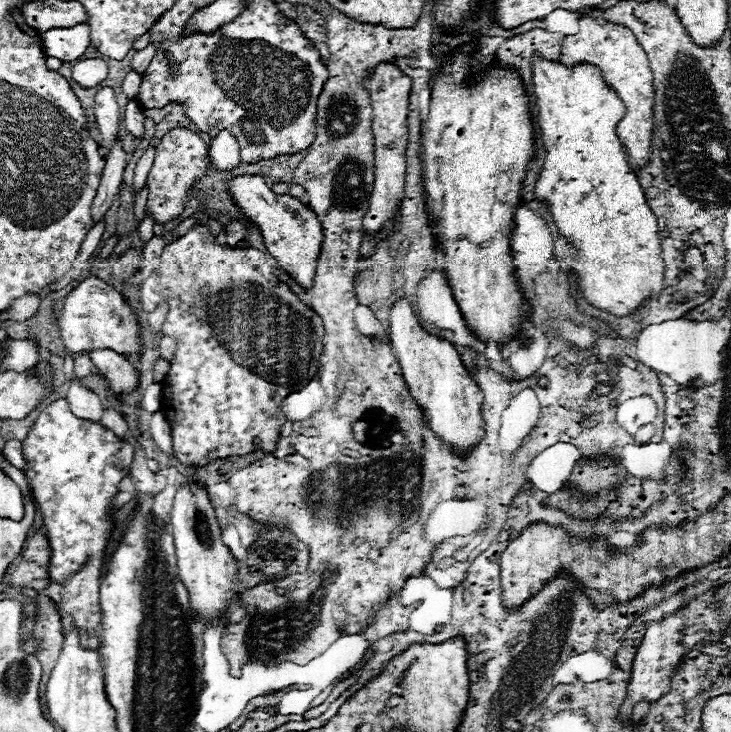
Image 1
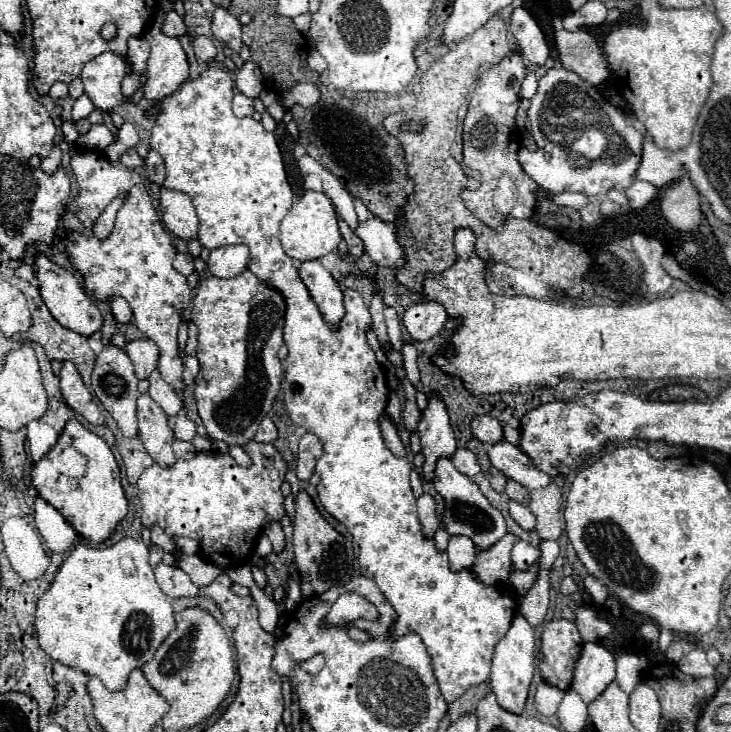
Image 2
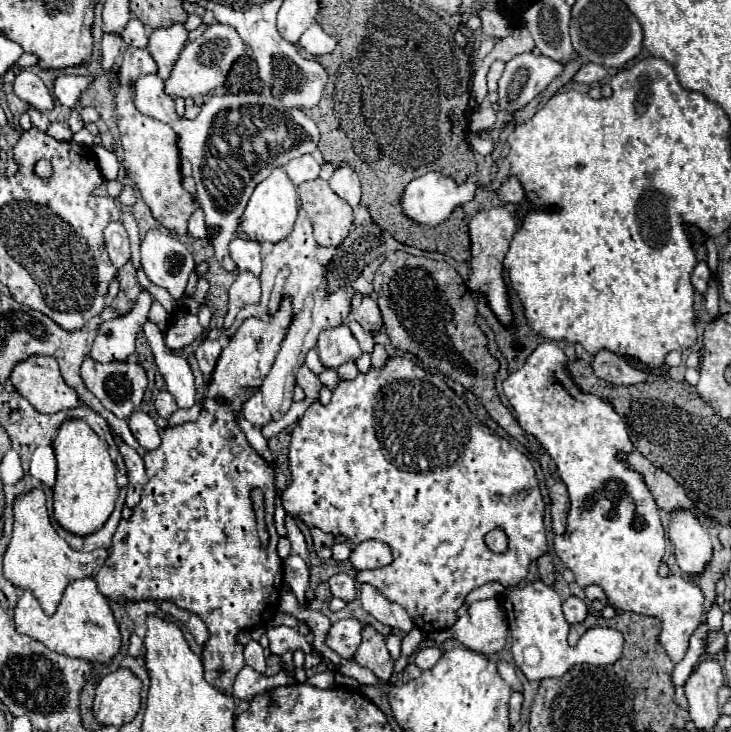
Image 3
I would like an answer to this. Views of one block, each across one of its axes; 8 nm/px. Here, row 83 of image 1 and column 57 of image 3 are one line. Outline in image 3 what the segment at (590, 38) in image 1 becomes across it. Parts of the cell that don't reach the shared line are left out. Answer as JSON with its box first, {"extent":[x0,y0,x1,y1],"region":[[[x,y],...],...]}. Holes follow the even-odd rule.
{"extent":[14,578,120,662],"region":[[[92,578],[72,580],[52,616],[46,616],[36,596],[30,590],[24,590],[14,608],[14,624],[20,634],[42,642],[48,650],[88,662],[108,662],[120,648],[120,632],[116,628],[112,610]]]}

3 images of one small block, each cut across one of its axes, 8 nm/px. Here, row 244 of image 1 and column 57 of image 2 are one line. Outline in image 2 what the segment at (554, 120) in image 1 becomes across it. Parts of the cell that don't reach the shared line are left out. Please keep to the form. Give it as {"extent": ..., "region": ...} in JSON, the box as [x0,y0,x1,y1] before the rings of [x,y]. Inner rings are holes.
{"extent":[34,538,176,690],"region":[[[122,538],[110,548],[78,544],[62,562],[50,590],[40,596],[34,624],[40,648],[50,658],[100,678],[108,690],[122,690],[128,682],[128,674],[150,662],[158,646],[176,628],[172,600],[156,584],[152,566],[148,564],[148,548],[136,538]]]}

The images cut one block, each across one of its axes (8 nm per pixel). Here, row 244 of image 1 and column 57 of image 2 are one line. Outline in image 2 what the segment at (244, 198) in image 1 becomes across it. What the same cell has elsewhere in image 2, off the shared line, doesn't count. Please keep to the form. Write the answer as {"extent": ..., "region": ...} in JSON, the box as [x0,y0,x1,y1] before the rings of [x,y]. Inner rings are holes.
{"extent":[36,256,104,336],"region":[[[38,256],[36,258],[36,266],[38,266],[36,278],[40,280],[40,294],[42,294],[42,300],[46,302],[48,310],[52,312],[52,316],[64,328],[72,328],[74,332],[80,332],[82,336],[92,336],[94,332],[100,332],[100,328],[104,324],[104,318],[102,318],[98,306],[94,304],[94,300],[82,290],[82,286],[74,278],[74,274],[64,270],[64,268],[60,268],[52,260],[48,260],[46,256]]]}

